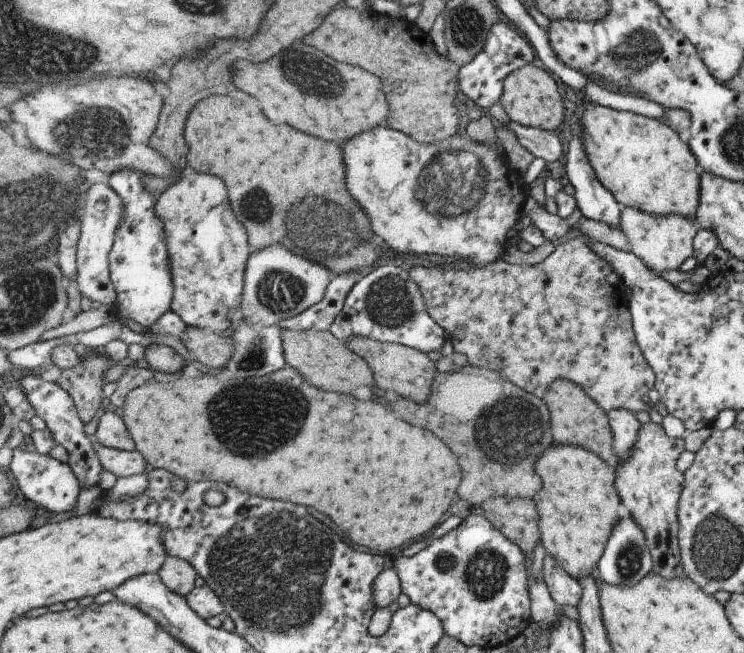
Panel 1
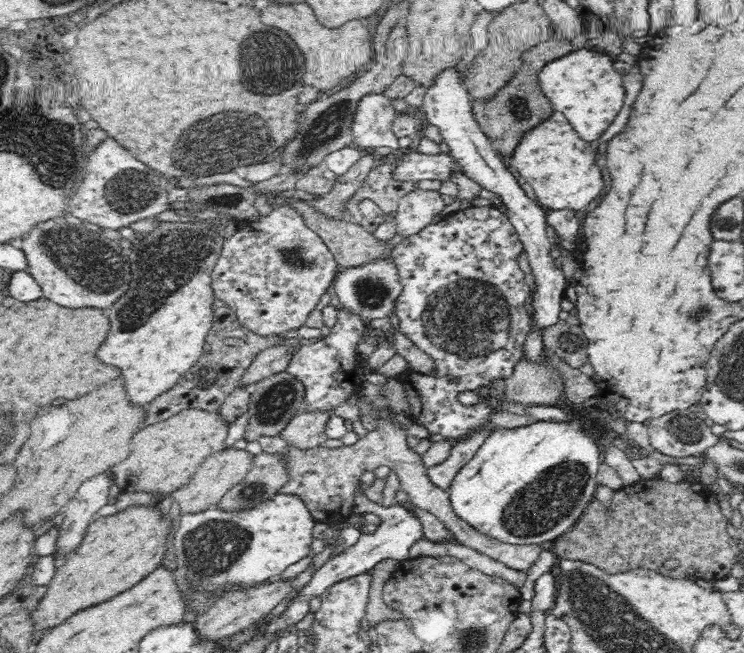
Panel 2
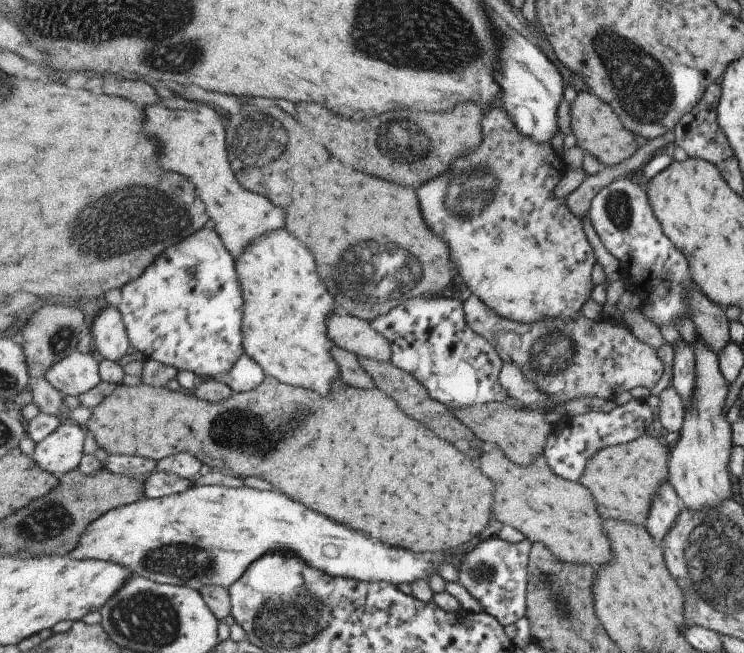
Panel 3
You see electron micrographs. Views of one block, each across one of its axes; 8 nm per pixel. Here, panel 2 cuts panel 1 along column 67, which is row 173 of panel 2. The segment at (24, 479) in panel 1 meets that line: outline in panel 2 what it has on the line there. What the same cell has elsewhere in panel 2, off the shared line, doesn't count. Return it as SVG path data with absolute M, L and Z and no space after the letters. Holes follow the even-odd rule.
M455 65L448 66L448 68L442 68L442 72L438 72L434 76L434 80L430 82L430 86L426 89L426 93L423 96L423 105L421 106L420 114L426 118L426 122L438 126L442 139L449 146L449 154L460 166L460 171L464 173L469 180L472 180L480 189L489 190L494 194L498 194L500 200L504 203L504 206L508 209L507 219L511 224L514 224L514 229L519 234L519 239L523 242L523 251L528 255L530 267L532 268L532 274L535 276L535 289L531 293L532 296L532 308L534 314L531 315L529 320L529 326L531 330L528 332L526 339L522 342L522 348L524 351L524 359L534 363L536 365L549 364L550 353L545 348L544 344L544 330L546 328L552 328L554 324L561 322L558 320L558 314L562 312L561 307L562 299L564 298L564 292L567 288L566 278L562 271L558 269L558 266L554 264L554 258L550 255L550 242L548 241L548 224L547 214L543 210L542 206L534 200L530 200L526 196L526 192L519 187L518 180L508 171L508 163L493 147L492 140L481 129L481 125L474 118L473 113L473 98L467 91L465 85L460 84L462 82L462 76L460 72L456 70Z

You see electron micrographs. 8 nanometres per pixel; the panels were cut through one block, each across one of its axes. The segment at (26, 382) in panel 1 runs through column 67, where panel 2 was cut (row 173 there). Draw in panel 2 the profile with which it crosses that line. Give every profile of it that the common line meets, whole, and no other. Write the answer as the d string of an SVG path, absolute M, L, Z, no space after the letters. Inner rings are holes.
M418 151L404 154L392 169L392 178L397 182L414 182L422 180L449 181L452 170L460 171L458 163L450 154L440 152L437 155L424 154Z

